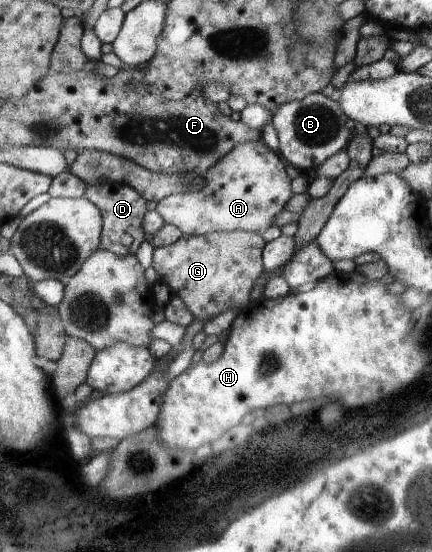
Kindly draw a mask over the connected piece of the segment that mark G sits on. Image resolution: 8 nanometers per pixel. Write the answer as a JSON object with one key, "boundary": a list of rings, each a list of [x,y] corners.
{"boundary":[[[244,230],[200,236],[181,234],[169,245],[153,247],[151,266],[159,275],[159,282],[167,284],[173,295],[187,306],[193,320],[209,321],[229,308],[241,309],[249,301],[253,285],[264,271],[265,244],[260,233]]]}

